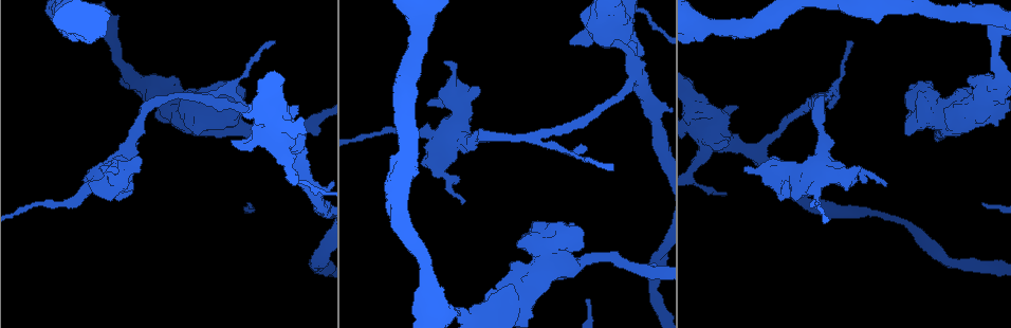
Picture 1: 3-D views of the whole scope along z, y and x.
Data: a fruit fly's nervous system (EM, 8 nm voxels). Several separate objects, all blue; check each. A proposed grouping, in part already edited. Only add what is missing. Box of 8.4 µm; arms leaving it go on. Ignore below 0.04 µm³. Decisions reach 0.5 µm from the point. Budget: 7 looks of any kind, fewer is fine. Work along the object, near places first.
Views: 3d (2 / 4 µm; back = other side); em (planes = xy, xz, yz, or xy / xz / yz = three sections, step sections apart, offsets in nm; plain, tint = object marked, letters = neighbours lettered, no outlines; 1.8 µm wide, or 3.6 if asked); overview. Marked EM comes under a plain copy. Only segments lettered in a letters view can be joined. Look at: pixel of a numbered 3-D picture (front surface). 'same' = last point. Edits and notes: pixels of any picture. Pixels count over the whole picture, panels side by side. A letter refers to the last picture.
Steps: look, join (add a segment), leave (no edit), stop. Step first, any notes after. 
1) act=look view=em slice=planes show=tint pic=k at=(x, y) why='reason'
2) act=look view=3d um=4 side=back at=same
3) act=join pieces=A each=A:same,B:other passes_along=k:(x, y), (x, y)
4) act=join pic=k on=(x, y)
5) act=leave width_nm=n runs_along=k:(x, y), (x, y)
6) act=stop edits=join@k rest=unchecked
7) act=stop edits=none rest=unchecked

act=look view=em um=3.6 slice=planes show=letters pic=1 at=(298, 110) why='tapers out'

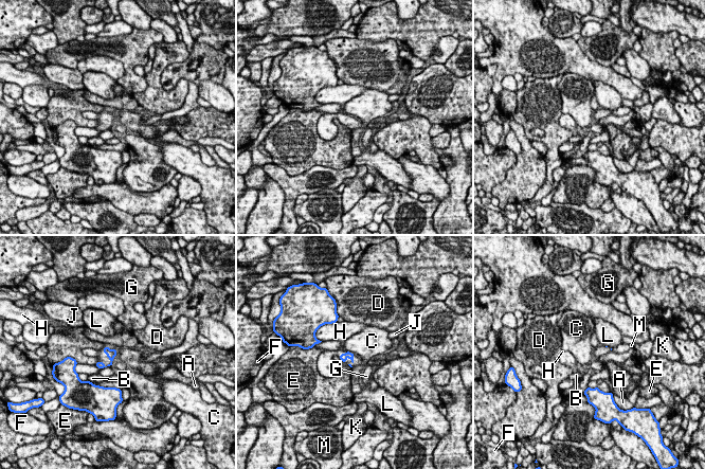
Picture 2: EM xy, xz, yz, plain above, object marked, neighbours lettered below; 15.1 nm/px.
act=leave width_nm=140 each=A:other,B:other,C:other,D:other,E:other,F:other,G:other,H:other,J:other,K:other,L:other,M:other found='none of them fits'

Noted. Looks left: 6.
act=look view=3d um=2 pic=1 at=(200, 94) why='a fork'

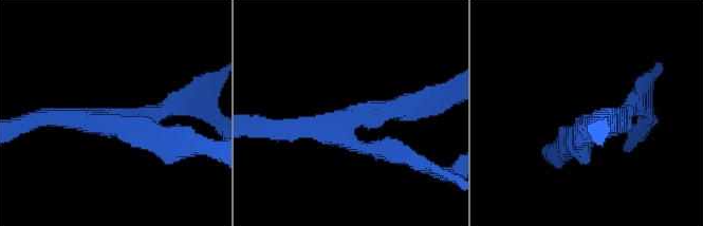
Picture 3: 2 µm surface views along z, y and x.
act=look view=em um=3.6 slice=yz step=16 show=tint pic=3 at=(114, 123)

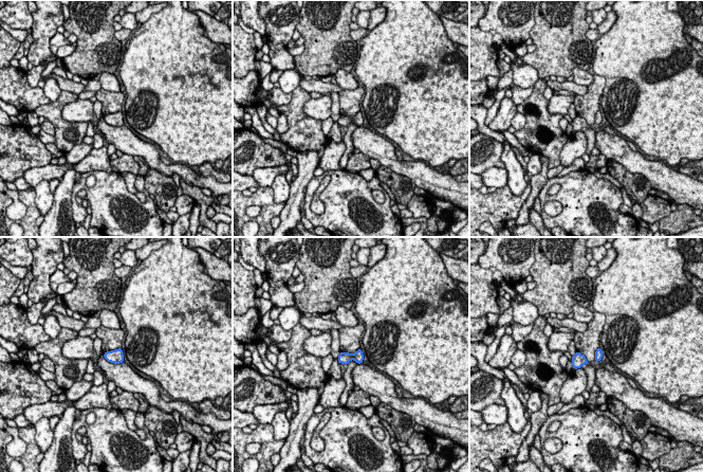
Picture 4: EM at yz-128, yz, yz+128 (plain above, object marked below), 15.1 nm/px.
act=look view=em um=3.6 slice=yz step=16 show=letters at=same why='what lies round it'

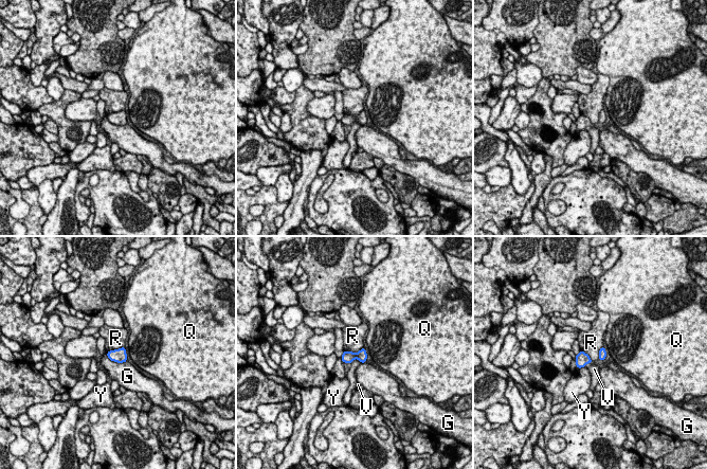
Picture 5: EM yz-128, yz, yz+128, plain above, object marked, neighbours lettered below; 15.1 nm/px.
act=leave width_nm=90 each=G:other,Q:other,R:other,V:other,Y:other border=5:(363, 347), (357, 352), (345, 350) found='no lettered segment goes on from it'

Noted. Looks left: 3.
act=look view=3d um=4 pic=1 at=(461, 201) why='free end'

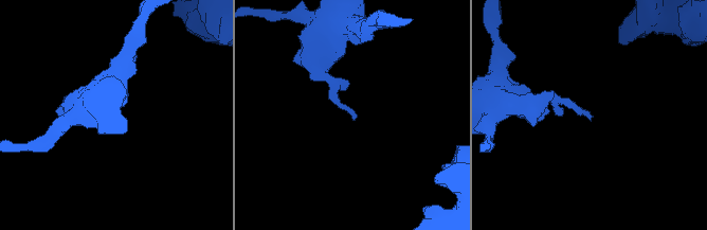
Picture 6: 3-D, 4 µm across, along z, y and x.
act=look view=em slice=planes show=tint pic=6 at=(589, 118)

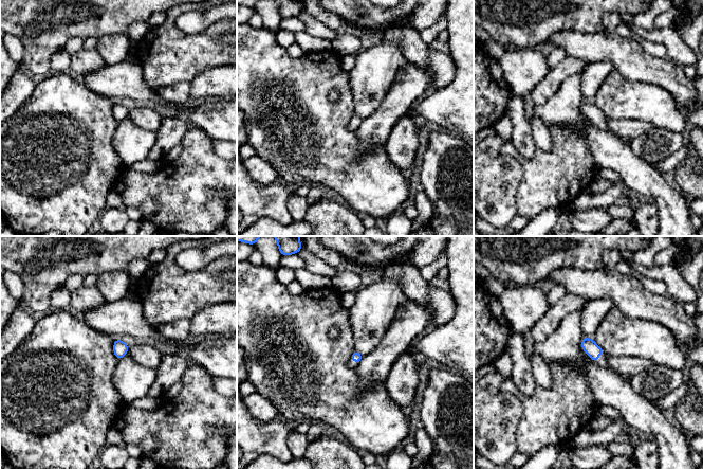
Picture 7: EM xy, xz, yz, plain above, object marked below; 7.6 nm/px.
act=look view=em slice=planes show=letters at=same

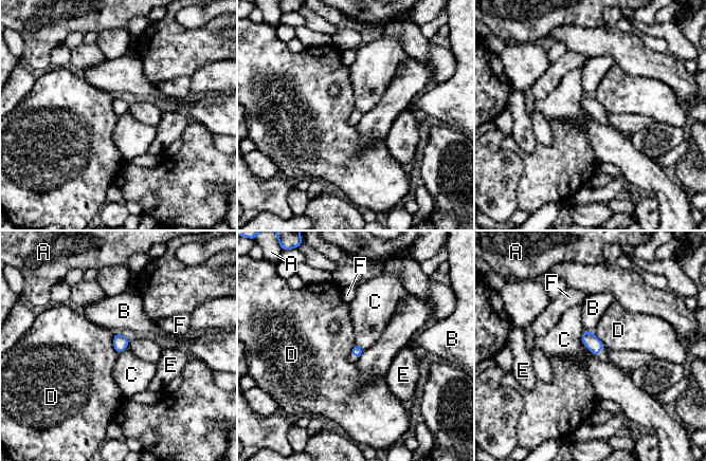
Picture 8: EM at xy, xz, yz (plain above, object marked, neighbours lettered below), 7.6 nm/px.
act=leave each=A:other,B:other,C:other,D:other,E:other,F:other border=8:(116, 332), (113, 348), (119, 353) found='none of them fits'

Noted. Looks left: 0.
act=stop edits=none rest=unchecked

